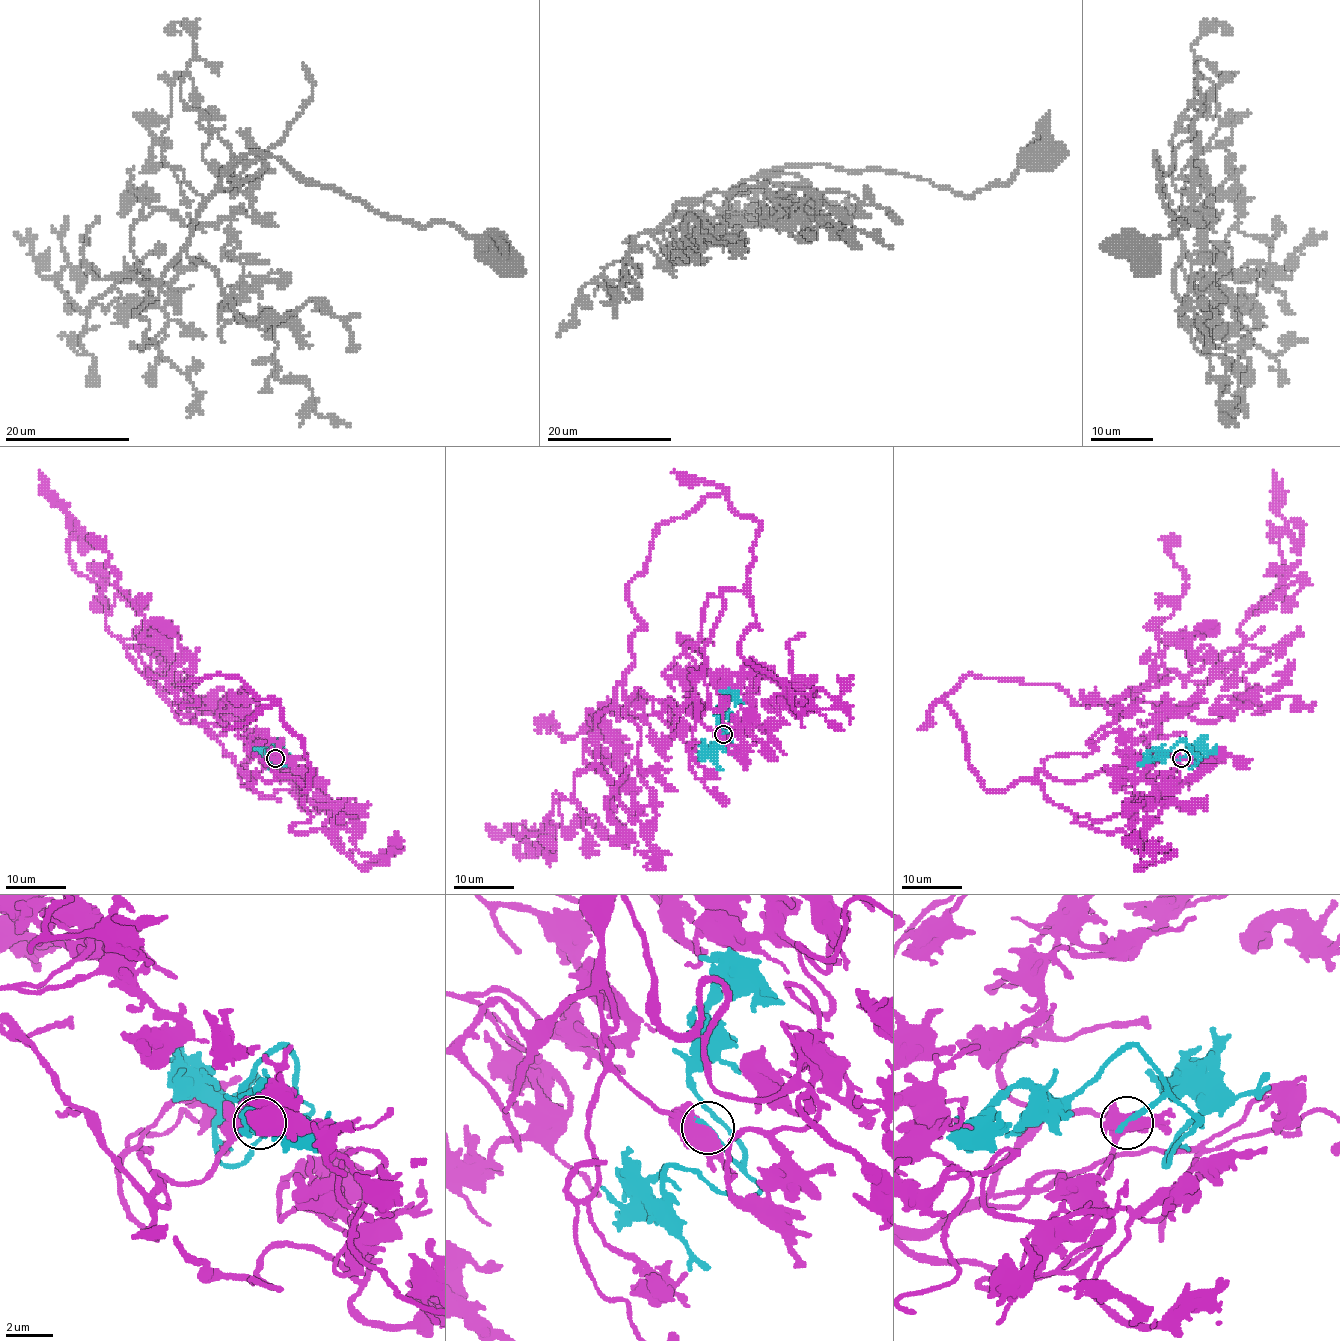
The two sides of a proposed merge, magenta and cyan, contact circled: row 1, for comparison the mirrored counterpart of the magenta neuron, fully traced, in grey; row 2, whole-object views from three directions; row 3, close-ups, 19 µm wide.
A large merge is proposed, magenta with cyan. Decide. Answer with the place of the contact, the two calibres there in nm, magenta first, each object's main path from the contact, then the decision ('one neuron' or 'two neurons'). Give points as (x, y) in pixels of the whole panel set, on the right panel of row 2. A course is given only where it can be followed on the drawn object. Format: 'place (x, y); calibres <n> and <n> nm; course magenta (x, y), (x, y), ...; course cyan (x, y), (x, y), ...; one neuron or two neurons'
place (1181, 758); calibres 550 and 240 nm; course magenta (1180, 759), (986, 789), (941, 700), (972, 674), (1073, 704), (1206, 682), (1280, 582), (1274, 471); course cyan (1180, 759), (1191, 750), (1182, 739), (1167, 751), (1149, 753), (1144, 757), (1149, 759); one neuron

